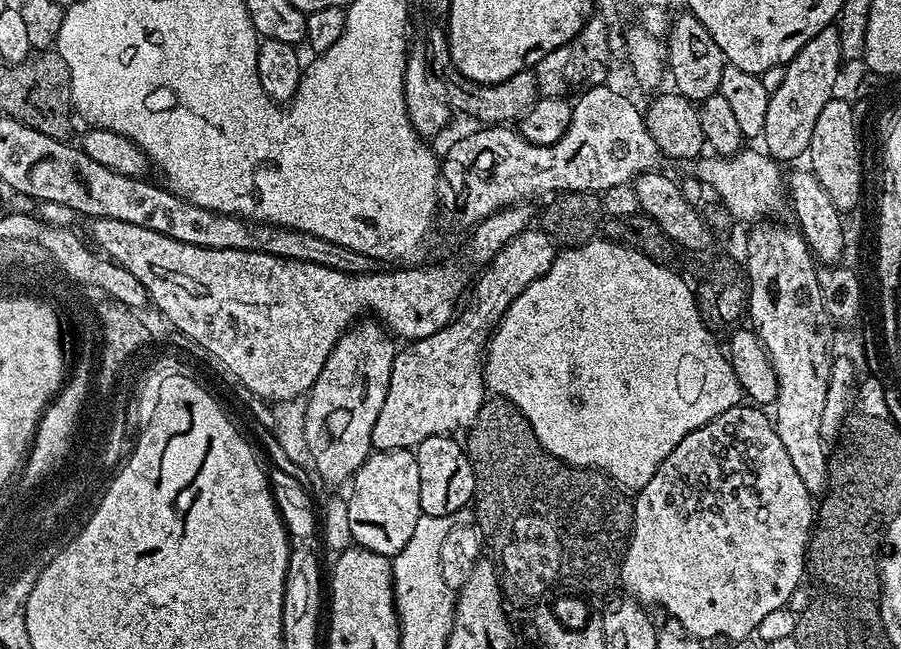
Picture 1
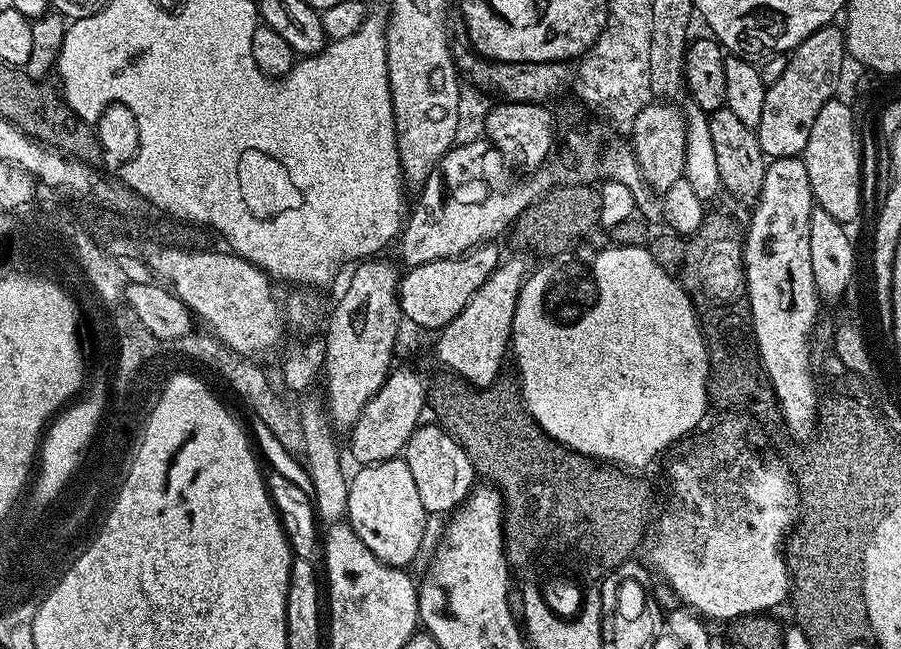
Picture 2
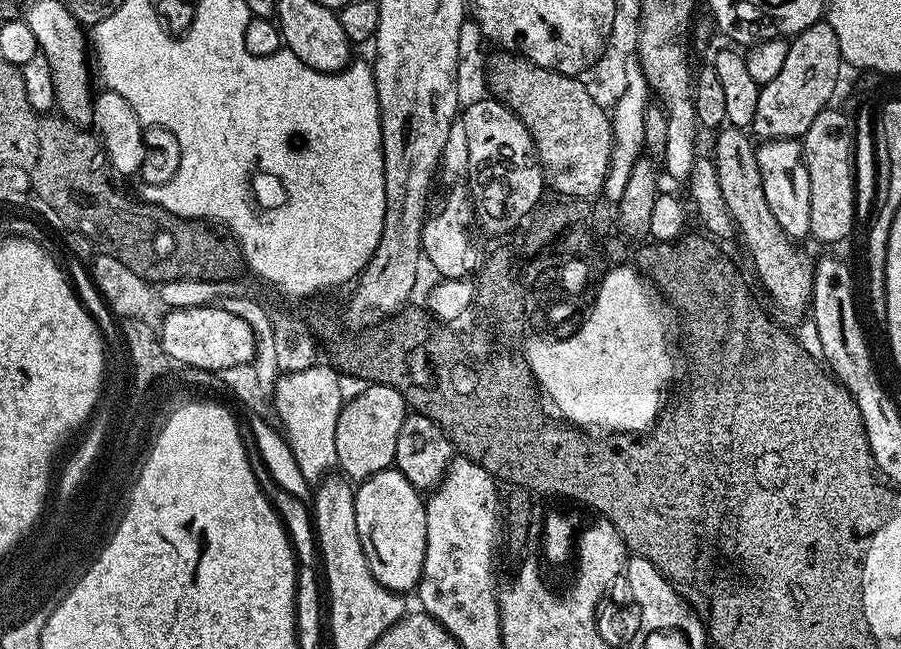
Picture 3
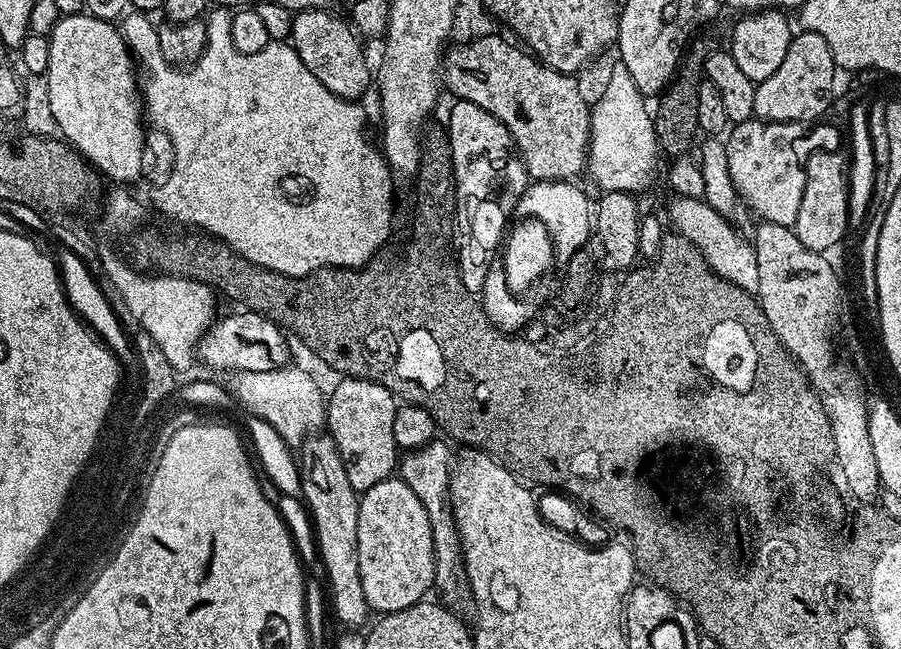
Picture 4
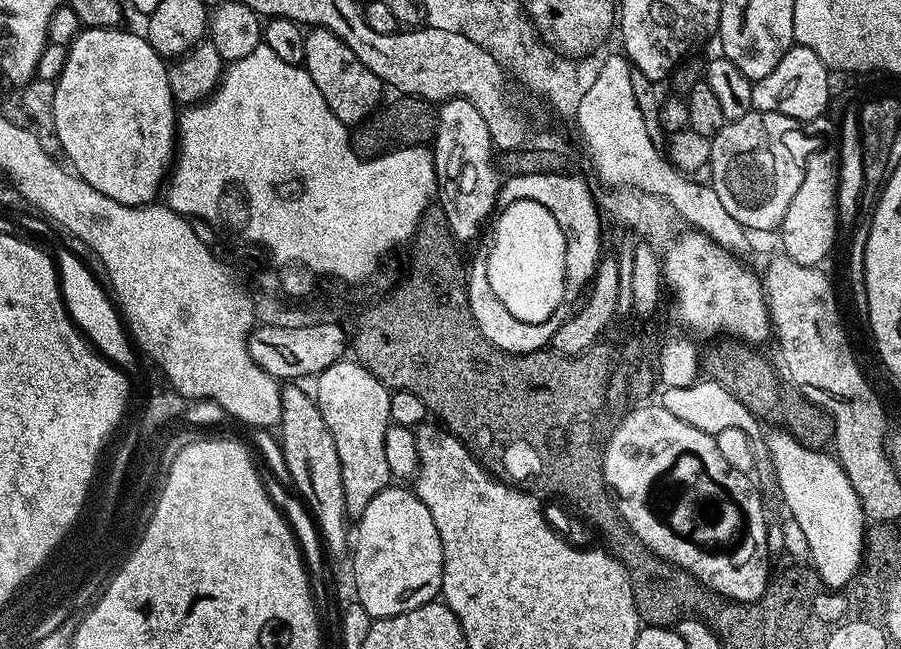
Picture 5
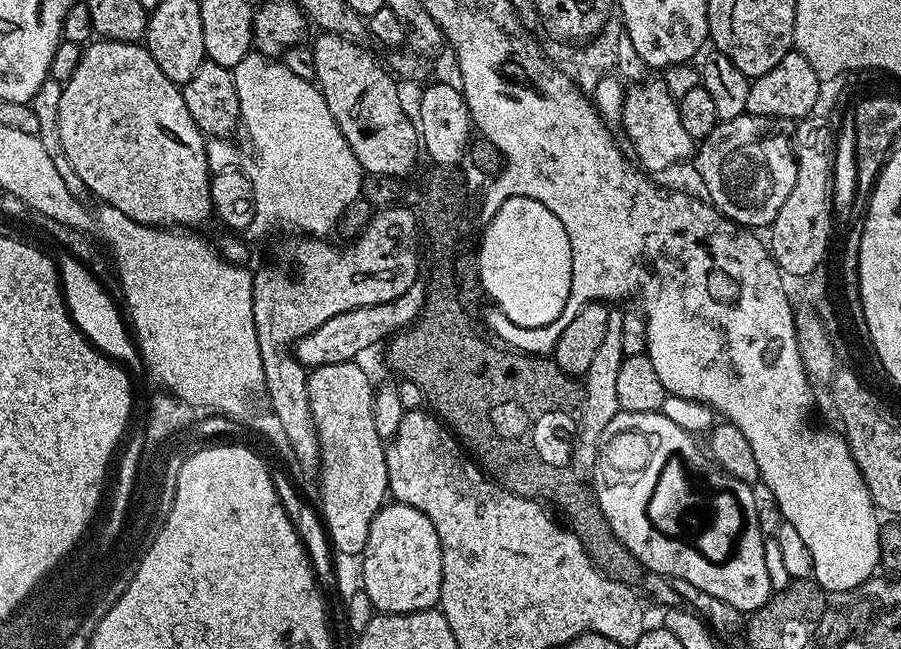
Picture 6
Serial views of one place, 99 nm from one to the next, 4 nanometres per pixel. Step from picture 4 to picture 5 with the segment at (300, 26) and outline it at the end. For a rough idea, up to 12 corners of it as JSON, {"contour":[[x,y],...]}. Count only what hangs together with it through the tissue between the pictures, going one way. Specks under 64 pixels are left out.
{"contour":[[325,28],[303,67],[326,106],[355,126],[377,111],[380,79]]}

